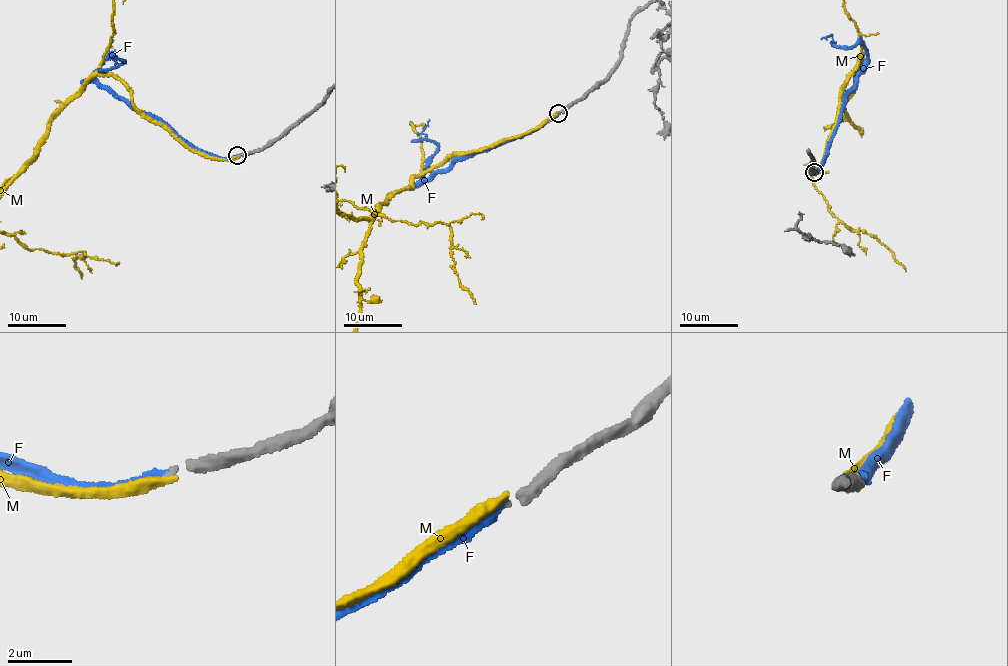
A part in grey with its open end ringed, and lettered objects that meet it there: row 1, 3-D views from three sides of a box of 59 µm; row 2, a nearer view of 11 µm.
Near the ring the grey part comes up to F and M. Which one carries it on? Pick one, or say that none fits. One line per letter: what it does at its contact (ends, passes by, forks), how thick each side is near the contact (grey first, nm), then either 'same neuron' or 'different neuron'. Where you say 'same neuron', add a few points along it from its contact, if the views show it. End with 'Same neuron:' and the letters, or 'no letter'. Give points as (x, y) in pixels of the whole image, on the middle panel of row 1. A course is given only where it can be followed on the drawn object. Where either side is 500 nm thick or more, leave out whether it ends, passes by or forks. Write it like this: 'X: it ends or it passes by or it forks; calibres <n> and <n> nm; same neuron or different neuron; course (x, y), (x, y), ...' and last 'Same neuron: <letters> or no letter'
F: it ends; calibres 260 and 300 nm; same neuron; course (559, 113), (538, 126), (463, 157), (425, 181), (420, 178), (437, 146), (422, 133), (429, 120)
M: it ends; calibres 200 and 320 nm; different neuron
Same neuron: F

